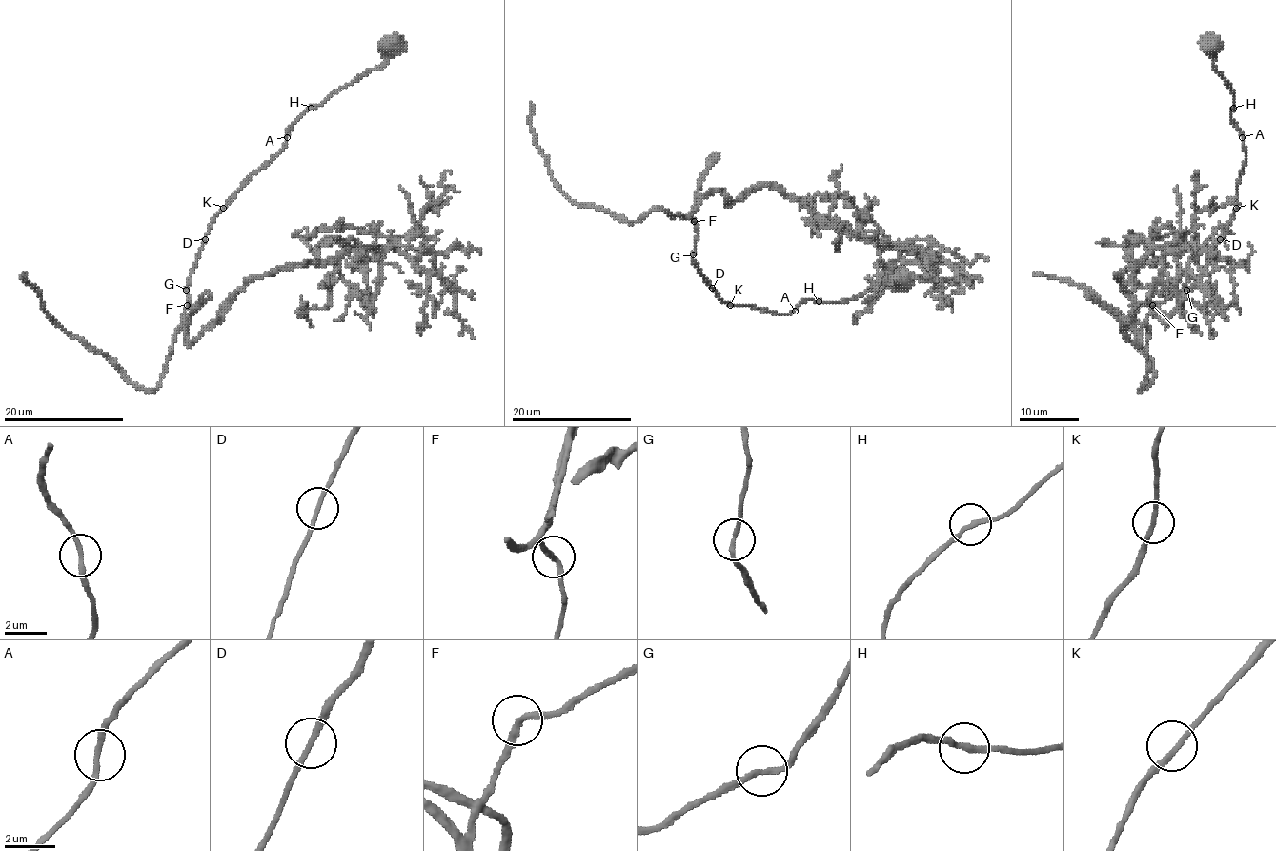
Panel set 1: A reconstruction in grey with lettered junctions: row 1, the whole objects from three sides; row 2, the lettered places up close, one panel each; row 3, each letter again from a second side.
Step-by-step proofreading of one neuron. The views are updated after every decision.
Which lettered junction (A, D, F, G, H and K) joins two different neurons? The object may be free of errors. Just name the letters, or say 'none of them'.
none of them

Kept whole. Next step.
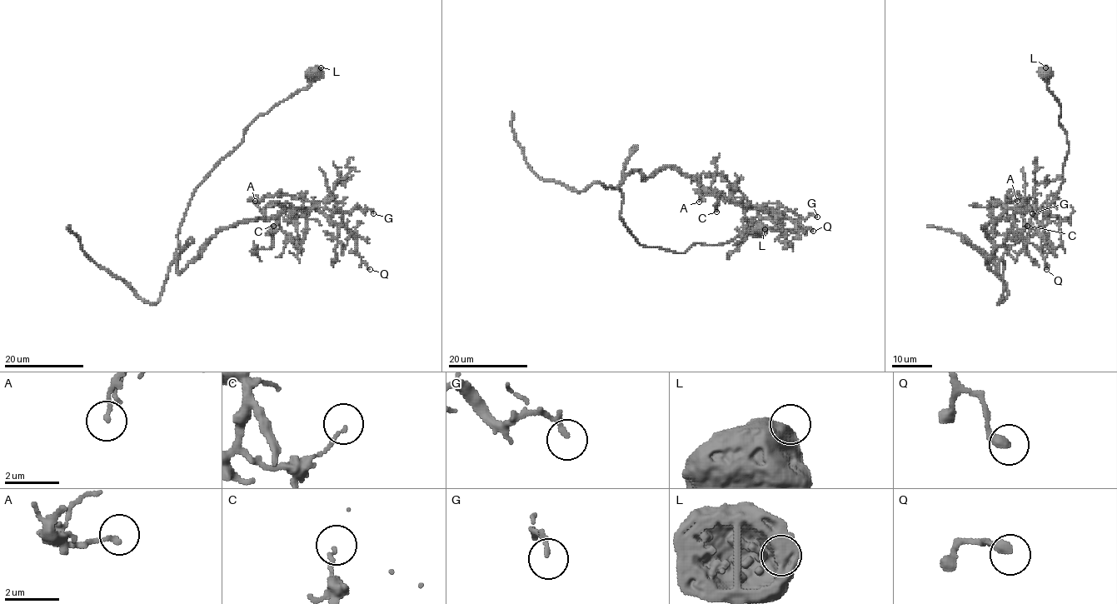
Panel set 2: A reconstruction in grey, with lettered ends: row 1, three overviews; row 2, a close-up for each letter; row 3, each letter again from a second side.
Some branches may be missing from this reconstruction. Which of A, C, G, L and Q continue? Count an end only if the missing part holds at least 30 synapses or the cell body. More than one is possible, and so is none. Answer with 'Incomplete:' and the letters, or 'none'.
Incomplete: none

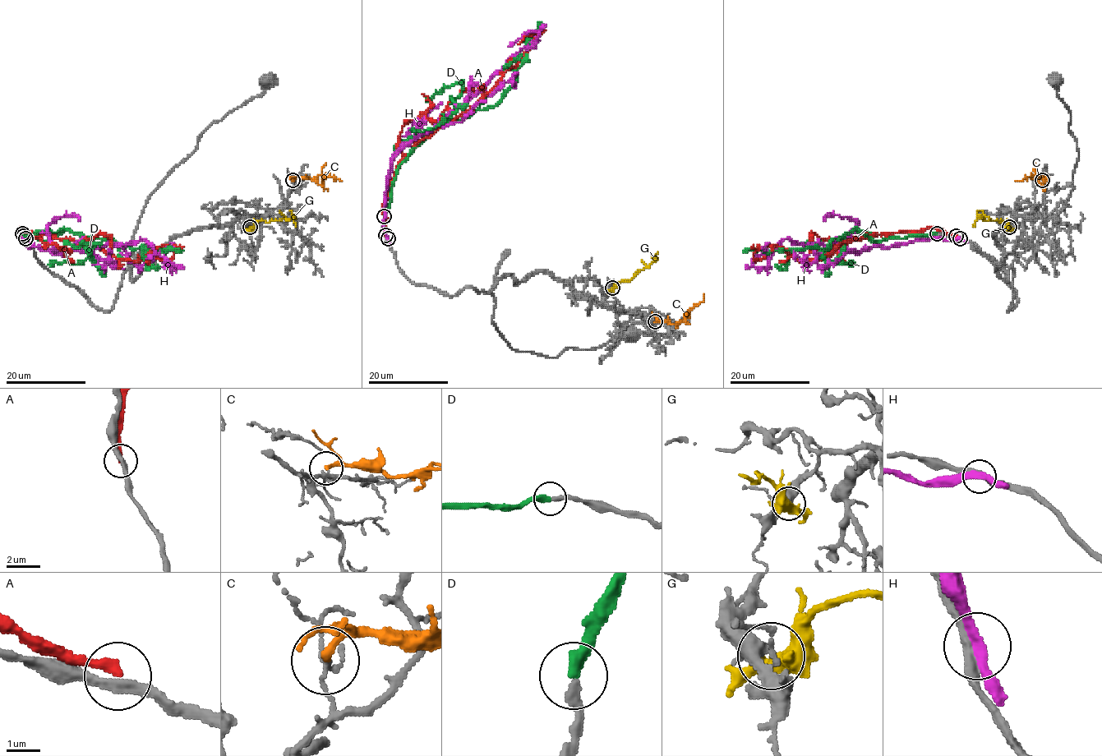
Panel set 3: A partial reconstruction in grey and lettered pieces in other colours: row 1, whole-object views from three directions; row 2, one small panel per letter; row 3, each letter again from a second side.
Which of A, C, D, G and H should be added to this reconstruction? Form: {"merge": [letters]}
{"merge": ["D"]}

